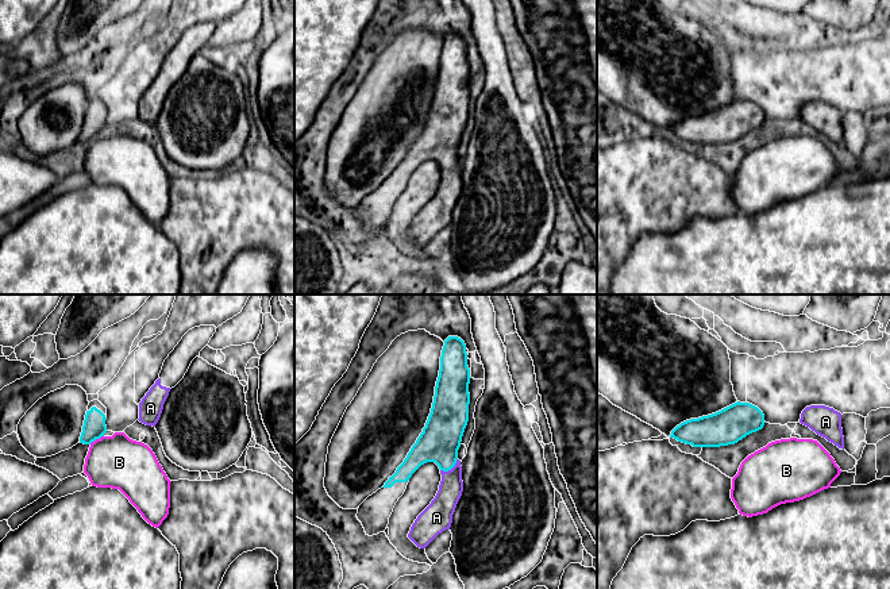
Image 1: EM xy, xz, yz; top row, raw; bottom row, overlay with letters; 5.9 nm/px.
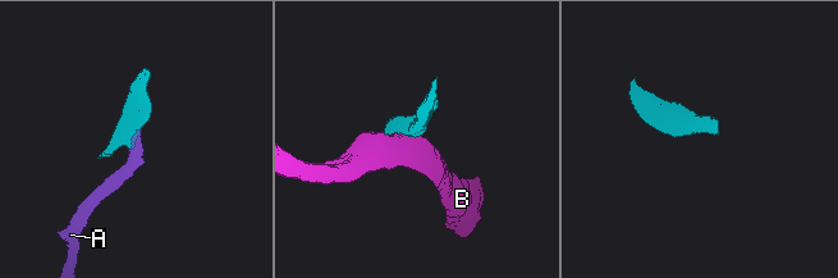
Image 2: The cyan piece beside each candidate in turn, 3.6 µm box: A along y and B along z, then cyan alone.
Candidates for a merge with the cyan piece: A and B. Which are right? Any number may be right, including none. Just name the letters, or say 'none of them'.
A

